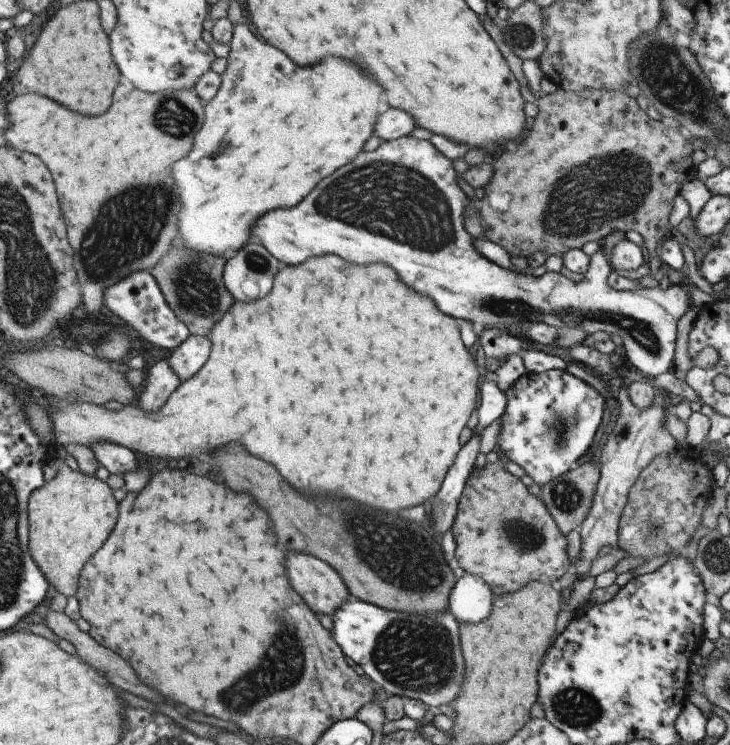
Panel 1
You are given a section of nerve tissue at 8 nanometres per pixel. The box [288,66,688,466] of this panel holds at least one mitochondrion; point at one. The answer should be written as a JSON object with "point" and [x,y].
{"point":[383,198]}

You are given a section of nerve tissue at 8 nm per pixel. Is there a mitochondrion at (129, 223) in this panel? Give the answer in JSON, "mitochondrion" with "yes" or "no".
{"mitochondrion":"yes"}

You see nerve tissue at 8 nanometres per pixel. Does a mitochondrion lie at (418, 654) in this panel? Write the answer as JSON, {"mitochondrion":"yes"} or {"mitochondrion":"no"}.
{"mitochondrion":"yes"}

